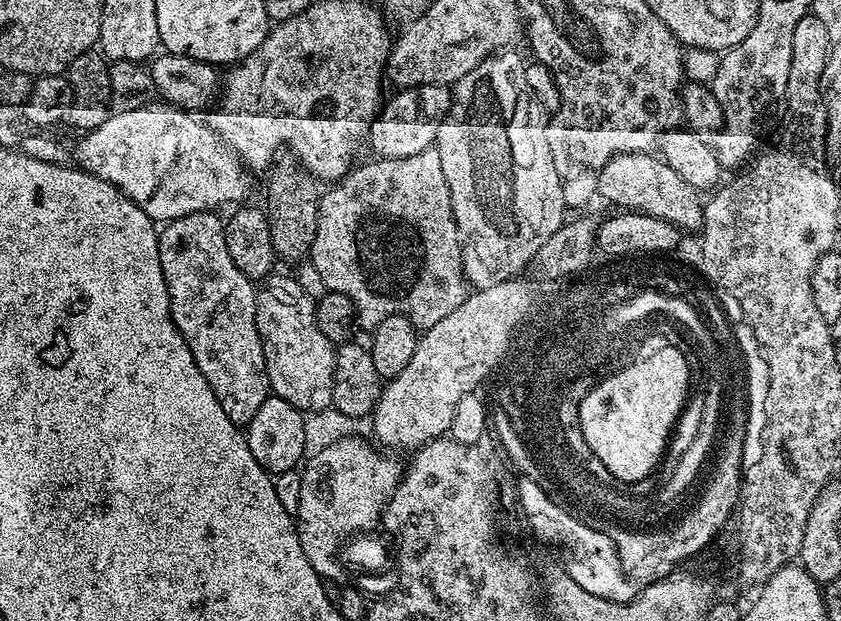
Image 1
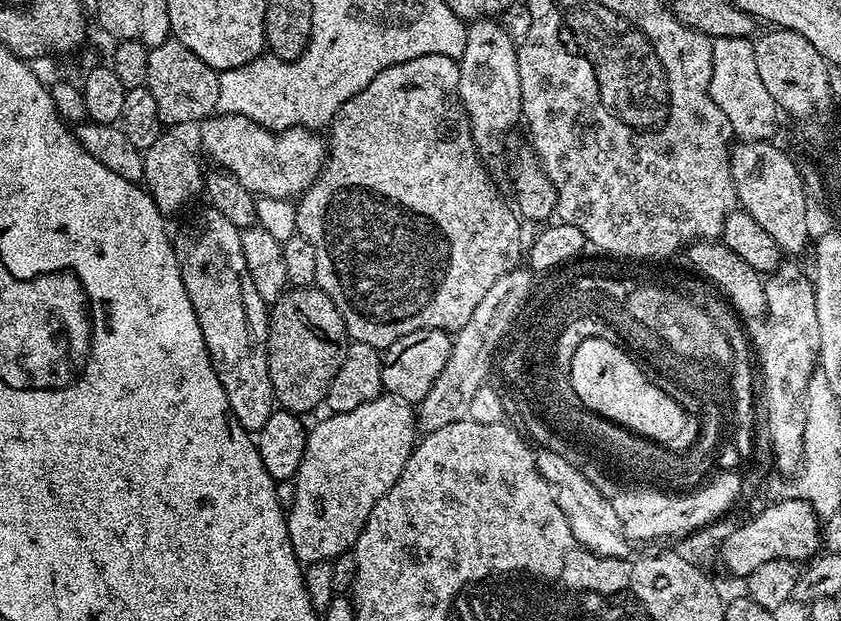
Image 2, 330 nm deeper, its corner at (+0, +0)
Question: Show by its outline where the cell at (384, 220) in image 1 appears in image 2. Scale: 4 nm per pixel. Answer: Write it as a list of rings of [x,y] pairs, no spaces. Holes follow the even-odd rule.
[[[426,54],[422,58],[410,58],[410,62],[398,62],[382,70],[361,92],[354,94],[354,98],[347,100],[336,111],[330,121],[331,128],[332,140],[330,136],[326,144],[324,168],[296,204],[296,231],[314,246],[317,262],[315,287],[321,288],[332,299],[334,306],[338,306],[348,335],[357,344],[383,350],[398,342],[398,338],[423,328],[440,328],[446,333],[455,334],[459,328],[466,326],[466,322],[470,322],[470,314],[474,314],[486,290],[490,290],[490,286],[494,286],[502,274],[519,267],[526,252],[526,240],[520,237],[521,217],[509,201],[508,205],[500,197],[495,182],[488,177],[489,169],[476,152],[472,124],[460,100],[459,63],[450,56]]]

